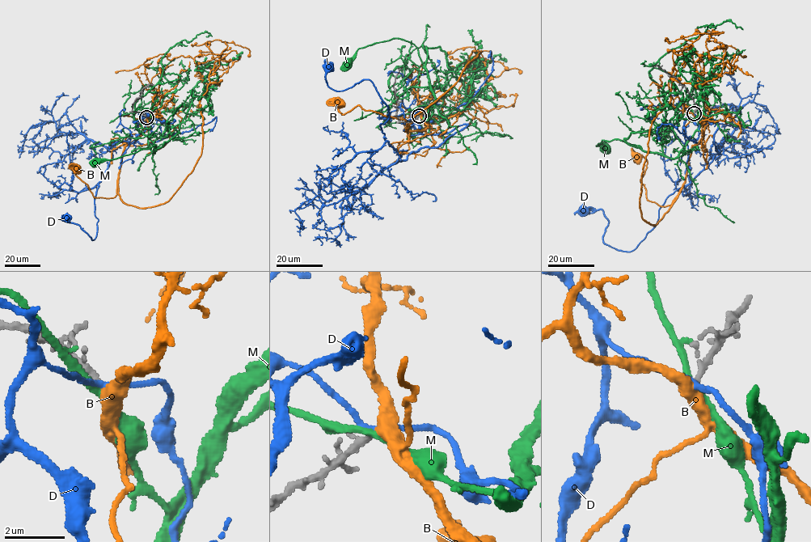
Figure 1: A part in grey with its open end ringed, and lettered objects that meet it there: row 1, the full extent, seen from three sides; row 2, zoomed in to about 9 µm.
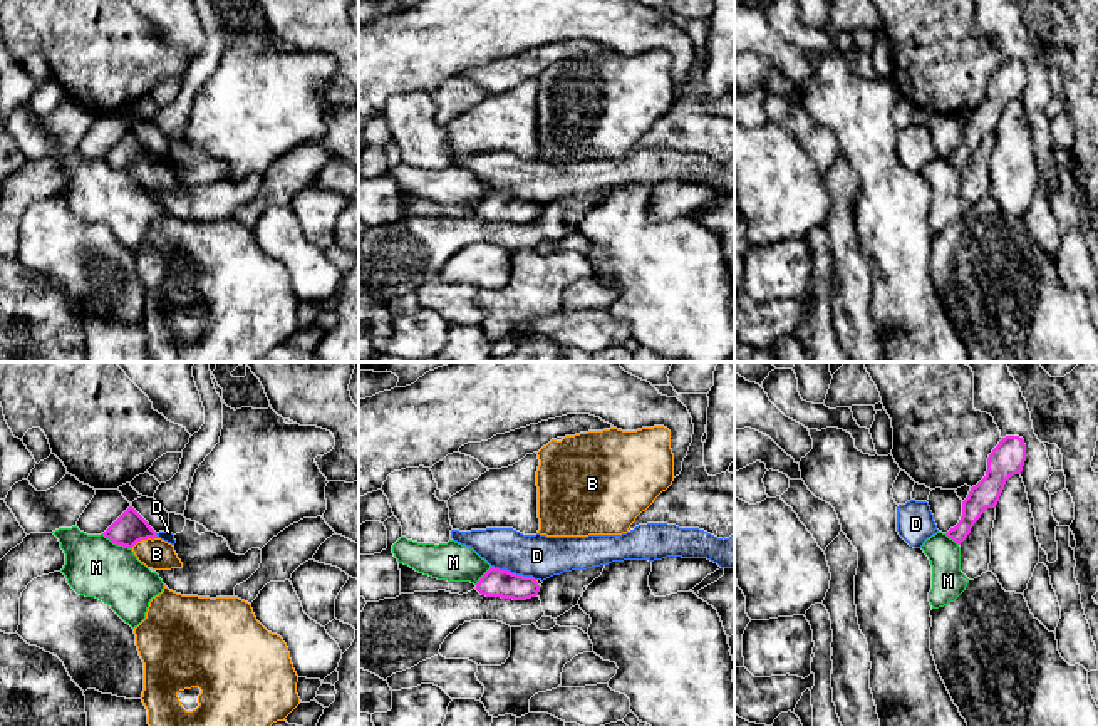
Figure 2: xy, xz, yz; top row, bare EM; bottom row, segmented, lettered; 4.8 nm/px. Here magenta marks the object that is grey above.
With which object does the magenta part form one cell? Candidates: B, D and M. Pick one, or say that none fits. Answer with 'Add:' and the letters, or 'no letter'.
Add: B

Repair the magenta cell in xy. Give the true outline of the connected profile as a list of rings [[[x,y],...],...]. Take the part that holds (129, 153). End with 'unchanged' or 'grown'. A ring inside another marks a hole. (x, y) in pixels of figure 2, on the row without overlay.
[[[129,131],[106,156],[116,169],[127,171],[137,184],[153,194],[183,193],[174,171],[161,164],[149,148]]]; grown

